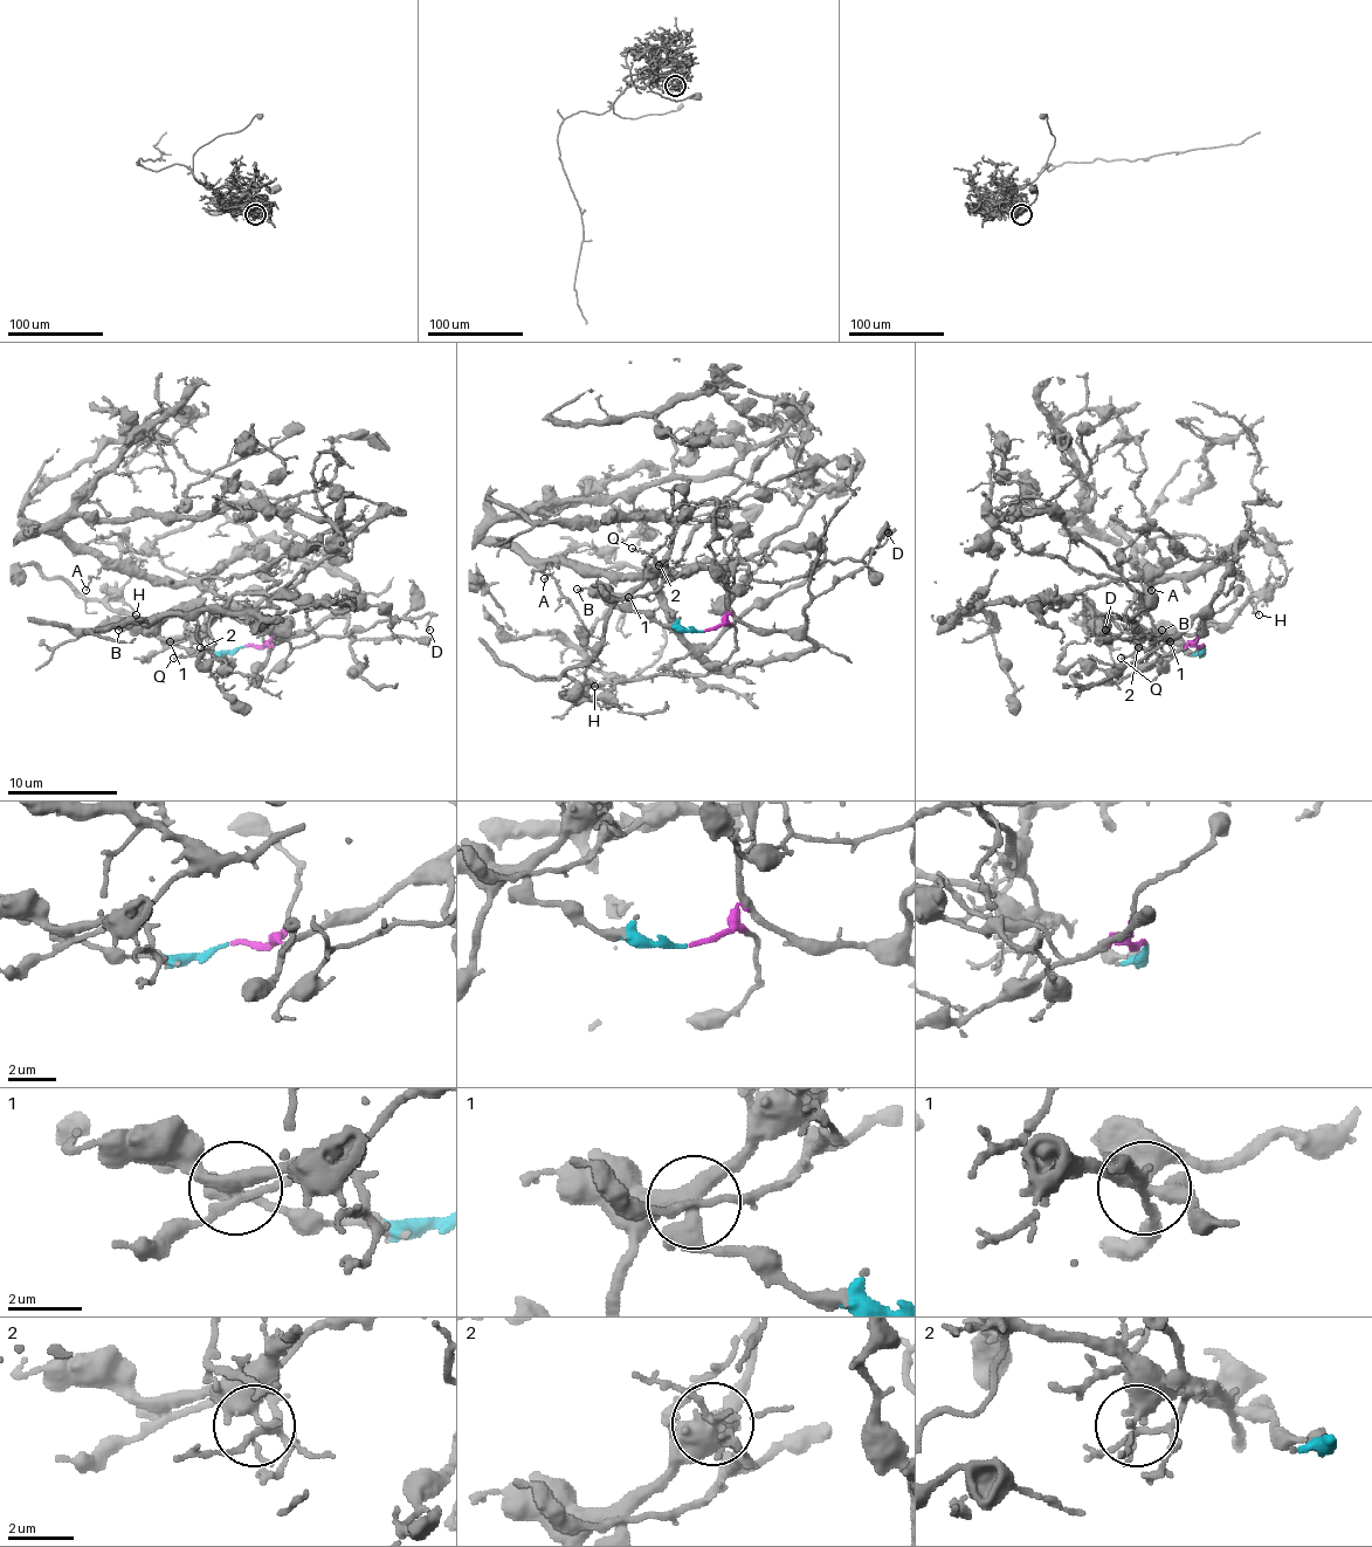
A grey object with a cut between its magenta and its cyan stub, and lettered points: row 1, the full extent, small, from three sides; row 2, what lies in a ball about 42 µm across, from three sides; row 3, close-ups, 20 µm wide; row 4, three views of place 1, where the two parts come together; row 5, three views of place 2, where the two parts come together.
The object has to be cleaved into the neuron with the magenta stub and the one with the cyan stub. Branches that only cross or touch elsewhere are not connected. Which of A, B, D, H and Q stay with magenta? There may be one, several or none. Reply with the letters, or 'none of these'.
A, Q

